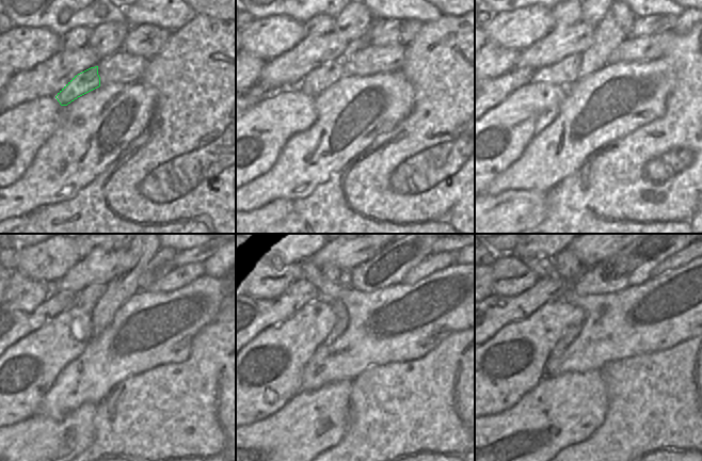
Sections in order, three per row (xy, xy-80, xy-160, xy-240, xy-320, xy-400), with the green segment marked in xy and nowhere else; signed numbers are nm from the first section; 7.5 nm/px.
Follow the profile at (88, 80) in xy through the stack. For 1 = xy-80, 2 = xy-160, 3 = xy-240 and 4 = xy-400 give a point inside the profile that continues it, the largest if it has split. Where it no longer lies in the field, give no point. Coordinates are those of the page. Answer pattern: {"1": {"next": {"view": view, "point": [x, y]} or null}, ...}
{"1": {"next": {"view": "xy-80", "point": [324, 76]}}, "2": {"next": {"view": "xy-160", "point": [564, 73]}}, "3": {"next": {"view": "xy-240", "point": [85, 300]}}, "4": {"next": {"view": "xy-400", "point": [568, 267]}}}

